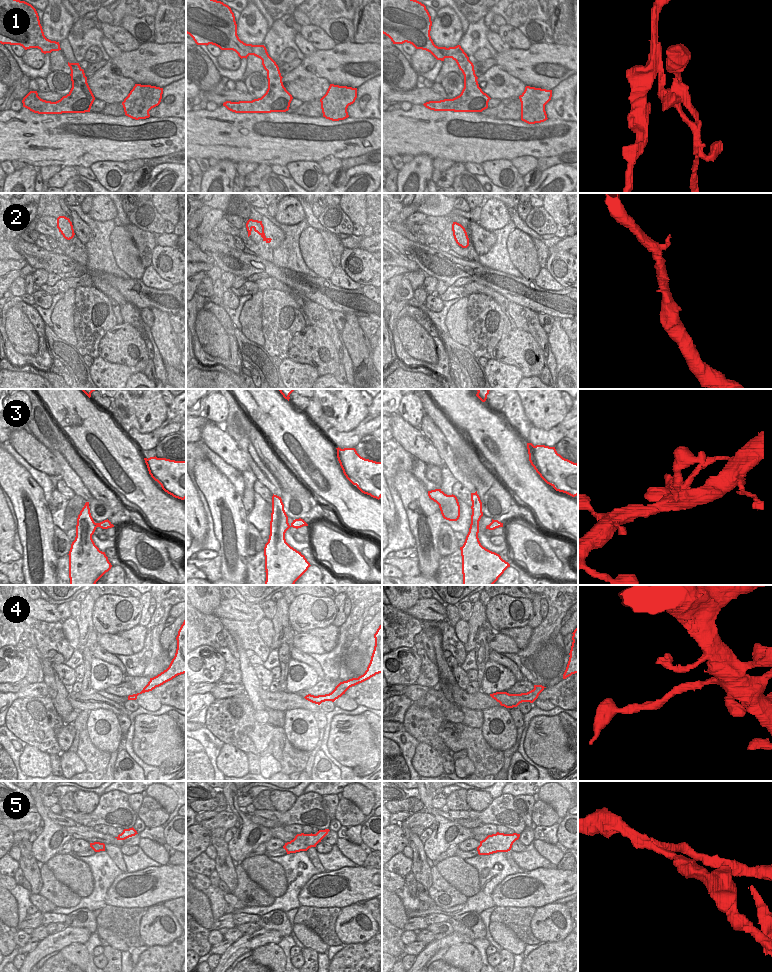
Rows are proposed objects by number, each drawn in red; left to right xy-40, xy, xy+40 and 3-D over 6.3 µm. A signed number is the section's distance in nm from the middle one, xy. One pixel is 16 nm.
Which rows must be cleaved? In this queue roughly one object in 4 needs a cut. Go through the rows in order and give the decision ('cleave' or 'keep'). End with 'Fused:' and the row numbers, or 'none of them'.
1: keep
2: keep
3: keep
4: keep
5: keep
Fused: none of them

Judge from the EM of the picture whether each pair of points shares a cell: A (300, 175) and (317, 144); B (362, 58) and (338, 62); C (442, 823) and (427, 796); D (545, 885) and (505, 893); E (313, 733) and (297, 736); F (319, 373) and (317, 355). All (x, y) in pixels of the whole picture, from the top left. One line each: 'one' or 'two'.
A: two
B: one
C: one
D: one
E: one
F: two

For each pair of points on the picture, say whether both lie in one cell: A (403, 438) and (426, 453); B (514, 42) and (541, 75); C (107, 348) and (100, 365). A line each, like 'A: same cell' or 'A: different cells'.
A: same cell
B: different cells
C: different cells

